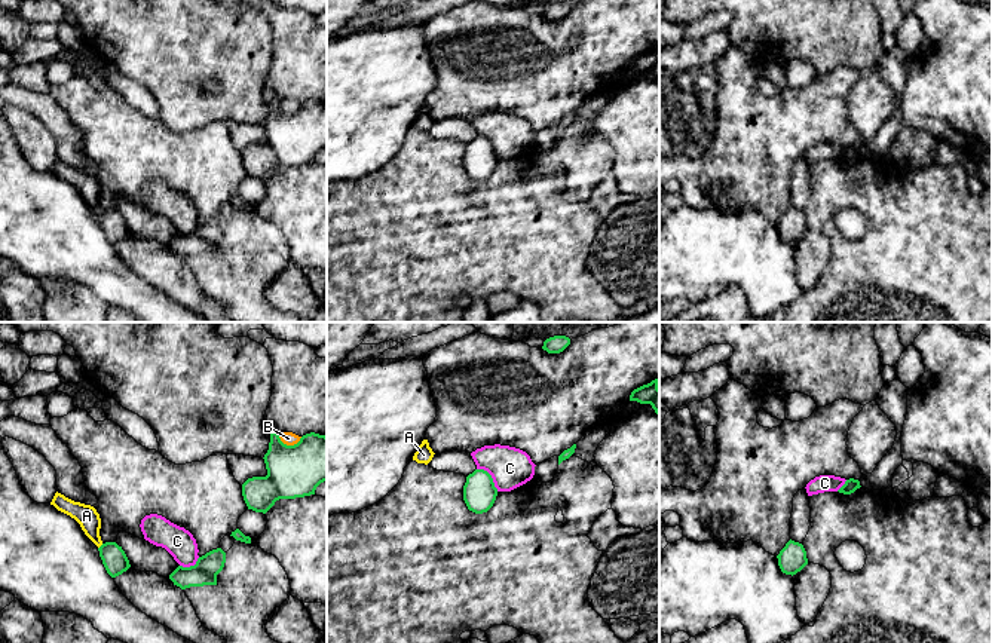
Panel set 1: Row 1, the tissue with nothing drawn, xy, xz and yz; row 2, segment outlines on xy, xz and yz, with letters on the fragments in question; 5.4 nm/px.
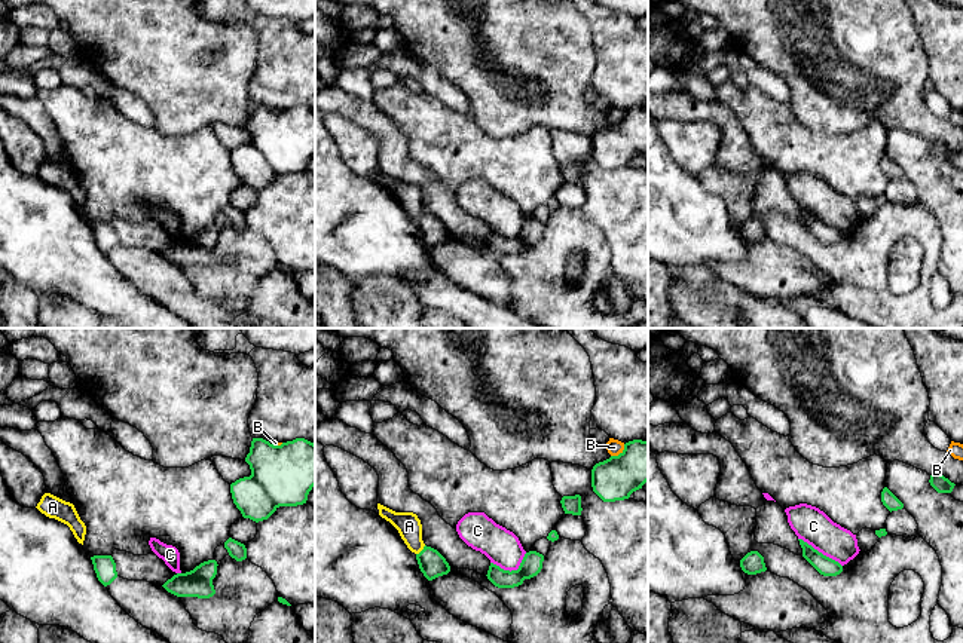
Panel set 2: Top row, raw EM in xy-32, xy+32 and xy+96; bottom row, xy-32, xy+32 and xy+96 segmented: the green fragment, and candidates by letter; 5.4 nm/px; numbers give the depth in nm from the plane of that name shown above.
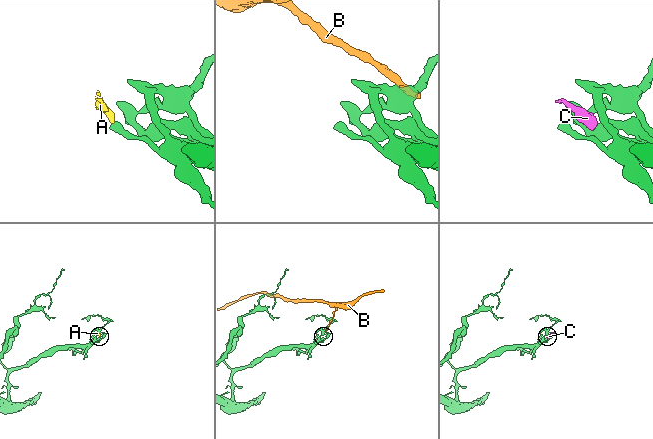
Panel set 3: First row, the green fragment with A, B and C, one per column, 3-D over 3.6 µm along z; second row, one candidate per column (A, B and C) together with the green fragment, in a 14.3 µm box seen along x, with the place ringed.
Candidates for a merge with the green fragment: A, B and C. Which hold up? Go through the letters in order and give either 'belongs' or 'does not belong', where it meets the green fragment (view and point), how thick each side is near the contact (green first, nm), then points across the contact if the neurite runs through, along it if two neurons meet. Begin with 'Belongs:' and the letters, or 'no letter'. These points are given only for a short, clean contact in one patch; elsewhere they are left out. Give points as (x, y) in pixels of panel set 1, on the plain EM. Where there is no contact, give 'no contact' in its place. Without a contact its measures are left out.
Belongs: no letter
A: does not belong; meets green in xy at (100, 214); 140 nm thick on the green side, 120 nm on the other; border along xy (103, 211), (98, 216)
B: does not belong; meets green in xy at (290, 113); 280 nm thick on the green side, 70 nm on the other; border along xy (278, 103), (287, 112), (294, 112), (302, 104)
C: does not belong; meets green in xz at (490, 144); 180 nm thick on the green side, 220 nm on the other

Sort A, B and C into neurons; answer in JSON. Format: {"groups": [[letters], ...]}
{"groups": [["A", "C"], ["B"]]}

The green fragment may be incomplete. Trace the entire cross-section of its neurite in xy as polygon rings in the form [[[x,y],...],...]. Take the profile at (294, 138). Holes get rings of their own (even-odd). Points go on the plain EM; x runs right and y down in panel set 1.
[[[269,98],[270,110],[264,122],[266,144],[252,144],[242,151],[242,163],[255,180],[266,181],[279,166],[296,166],[315,162],[316,154],[327,148],[327,104],[315,99],[306,101],[294,113],[281,108],[275,98]]]

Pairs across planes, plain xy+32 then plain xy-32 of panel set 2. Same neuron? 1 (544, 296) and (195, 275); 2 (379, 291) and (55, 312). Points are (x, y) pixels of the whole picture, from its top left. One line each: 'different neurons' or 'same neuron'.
1: same neuron
2: same neuron

